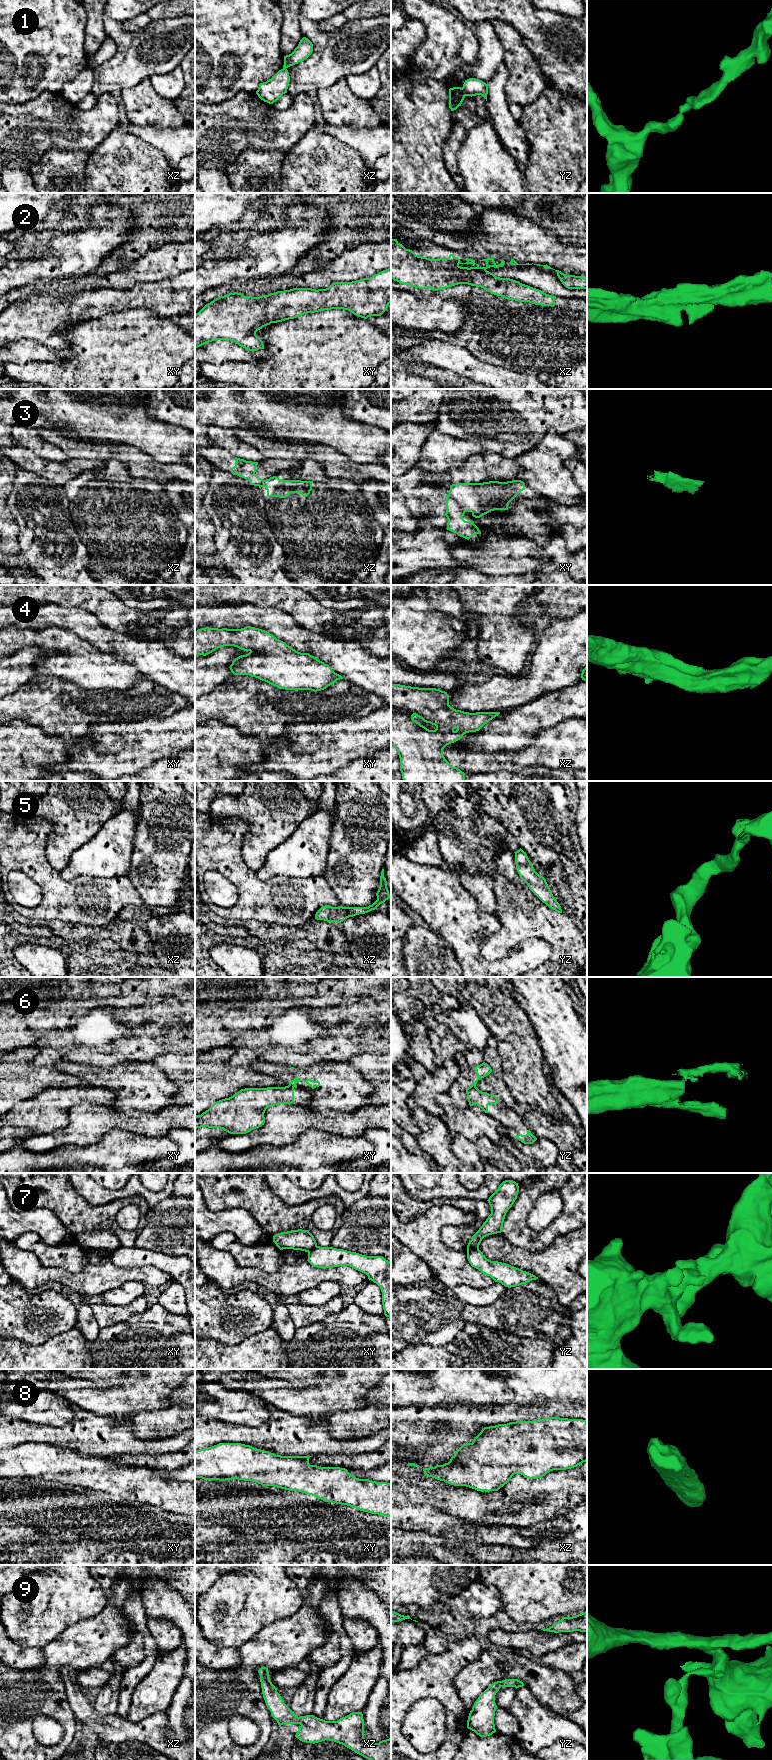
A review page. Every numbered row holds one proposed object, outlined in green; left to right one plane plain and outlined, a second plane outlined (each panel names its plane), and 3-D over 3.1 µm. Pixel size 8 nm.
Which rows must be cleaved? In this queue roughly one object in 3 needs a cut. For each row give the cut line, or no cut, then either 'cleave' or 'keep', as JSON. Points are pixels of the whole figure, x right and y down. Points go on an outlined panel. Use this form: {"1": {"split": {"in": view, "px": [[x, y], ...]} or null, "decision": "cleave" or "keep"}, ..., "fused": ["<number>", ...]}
{"1": {"split": {"in": "yz", "px": [[461, 88], [466, 95]]}, "decision": "cleave"}, "2": {"split": null, "decision": "keep"}, "3": {"split": {"in": "xy", "px": [[449, 490], [449, 493], [464, 512]]}, "decision": "cleave"}, "4": {"split": null, "decision": "keep"}, "5": {"split": null, "decision": "keep"}, "6": {"split": {"in": "xy", "px": [[289, 1084], [293, 1087]]}, "decision": "cleave"}, "7": {"split": {"in": "yz", "px": [[467, 1247], [478, 1249]]}, "decision": "cleave"}, "8": {"split": null, "decision": "keep"}, "9": {"split": null, "decision": "keep"}, "fused": ["1", "3", "6", "7"]}

